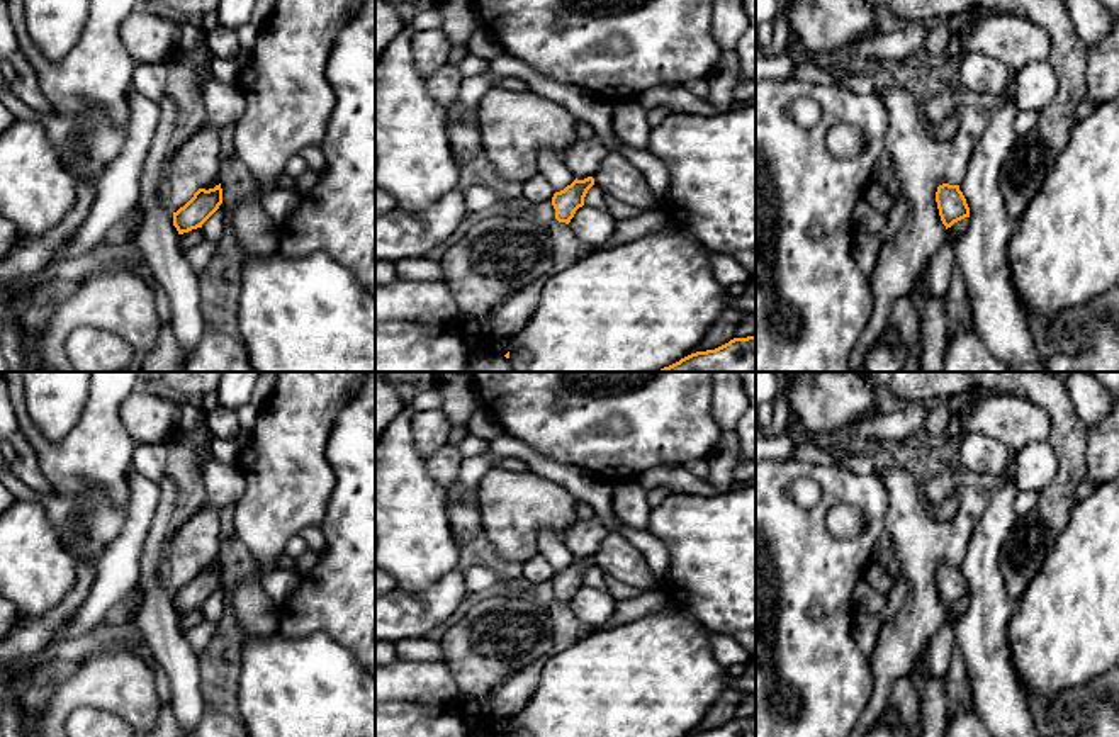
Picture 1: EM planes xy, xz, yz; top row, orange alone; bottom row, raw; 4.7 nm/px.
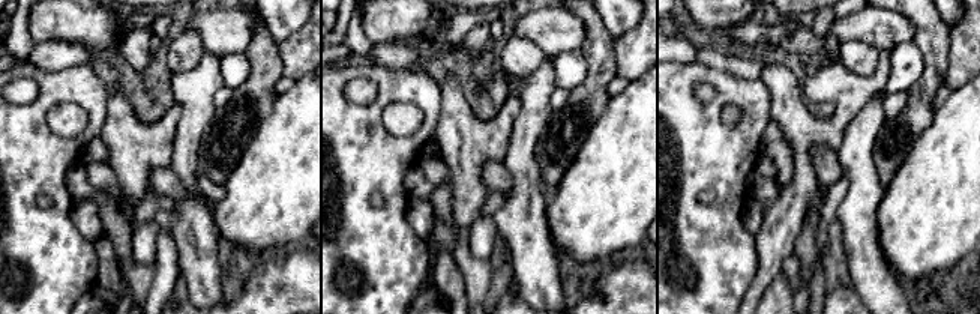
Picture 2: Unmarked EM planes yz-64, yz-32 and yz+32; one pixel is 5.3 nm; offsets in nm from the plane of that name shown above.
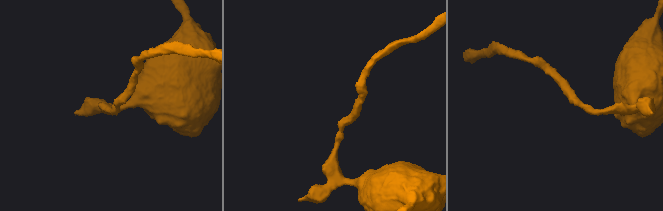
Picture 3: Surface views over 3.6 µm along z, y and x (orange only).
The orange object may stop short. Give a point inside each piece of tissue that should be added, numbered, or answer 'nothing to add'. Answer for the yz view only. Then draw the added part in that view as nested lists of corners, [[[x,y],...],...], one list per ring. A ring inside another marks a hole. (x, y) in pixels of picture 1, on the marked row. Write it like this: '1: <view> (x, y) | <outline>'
nothing to add

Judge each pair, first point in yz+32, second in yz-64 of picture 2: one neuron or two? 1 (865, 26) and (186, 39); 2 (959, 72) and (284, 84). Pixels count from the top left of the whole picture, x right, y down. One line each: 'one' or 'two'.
1: two
2: two

